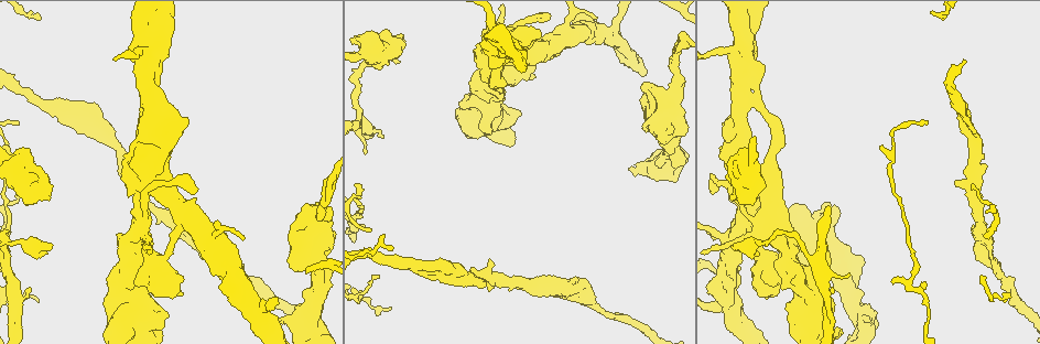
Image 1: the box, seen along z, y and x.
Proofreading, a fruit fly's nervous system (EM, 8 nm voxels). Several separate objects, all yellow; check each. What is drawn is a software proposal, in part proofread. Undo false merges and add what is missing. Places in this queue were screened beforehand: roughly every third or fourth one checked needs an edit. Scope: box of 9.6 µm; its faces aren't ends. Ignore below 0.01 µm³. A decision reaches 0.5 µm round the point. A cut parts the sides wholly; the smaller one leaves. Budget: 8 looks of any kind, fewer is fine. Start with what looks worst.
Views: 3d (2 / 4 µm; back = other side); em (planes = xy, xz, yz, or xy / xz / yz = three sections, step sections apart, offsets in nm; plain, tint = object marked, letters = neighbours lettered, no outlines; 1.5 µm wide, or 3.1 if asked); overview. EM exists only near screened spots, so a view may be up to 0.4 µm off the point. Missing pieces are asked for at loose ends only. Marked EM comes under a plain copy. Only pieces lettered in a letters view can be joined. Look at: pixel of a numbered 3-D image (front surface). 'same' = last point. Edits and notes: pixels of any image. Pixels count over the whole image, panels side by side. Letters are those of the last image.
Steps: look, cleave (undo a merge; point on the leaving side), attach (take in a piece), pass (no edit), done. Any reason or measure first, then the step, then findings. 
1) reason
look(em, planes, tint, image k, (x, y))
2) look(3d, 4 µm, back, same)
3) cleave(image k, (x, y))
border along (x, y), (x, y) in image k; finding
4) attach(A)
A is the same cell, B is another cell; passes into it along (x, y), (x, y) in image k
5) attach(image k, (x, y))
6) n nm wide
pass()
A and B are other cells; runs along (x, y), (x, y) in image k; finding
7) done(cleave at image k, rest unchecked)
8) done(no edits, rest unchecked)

look(3d, 4 µm, image 1, (49, 198))

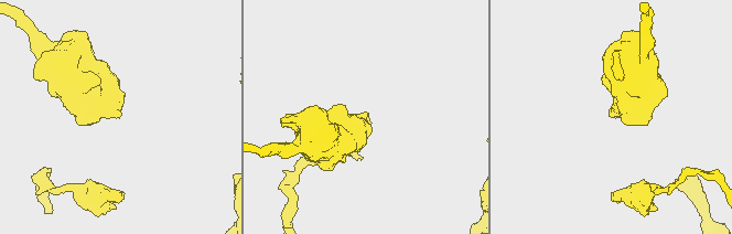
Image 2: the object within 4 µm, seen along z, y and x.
look(em, planes, letters, image 2, (118, 112))

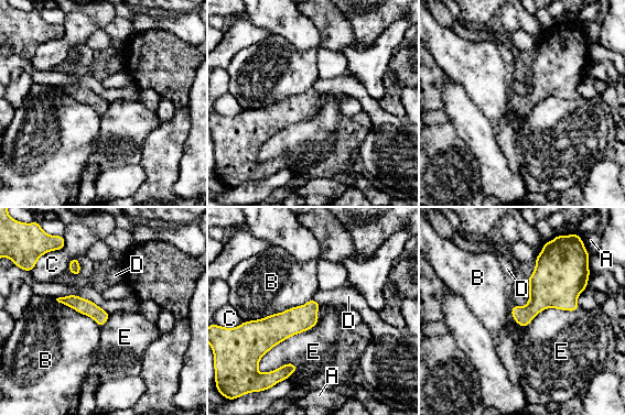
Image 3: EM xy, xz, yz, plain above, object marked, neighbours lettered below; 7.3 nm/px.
E touches over 550 nm
pass()
A, B, C, D and E are other cells; none of them fits

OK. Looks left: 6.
branch stops here
look(em, planes, letters, image 1, (180, 296))

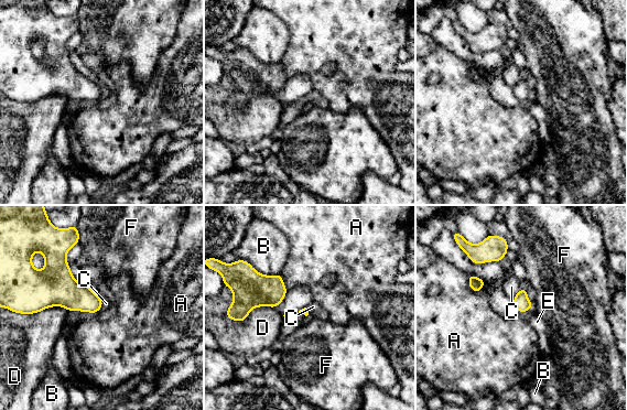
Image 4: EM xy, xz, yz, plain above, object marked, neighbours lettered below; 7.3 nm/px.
D touches over 400 nm
pass()
A, B, C, D, E and F are other cells; border along (86, 284), (101, 300), (96, 313) in image 4; none of them fits

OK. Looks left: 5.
branch stops here
look(em, planes, letters, image 1, (378, 277))

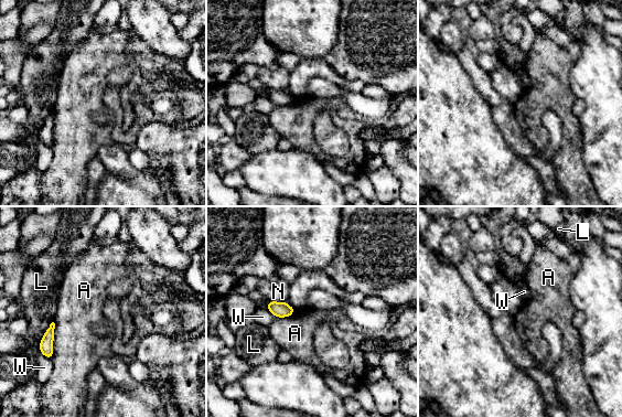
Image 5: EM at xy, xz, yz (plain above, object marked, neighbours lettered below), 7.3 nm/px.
110 nm wide
pass()
A, L, N and W are other cells; border along (54, 322), (53, 355), (51, 357) in image 5; no lettered piece goes on from it

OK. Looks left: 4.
done(no edits, rest unchecked)

